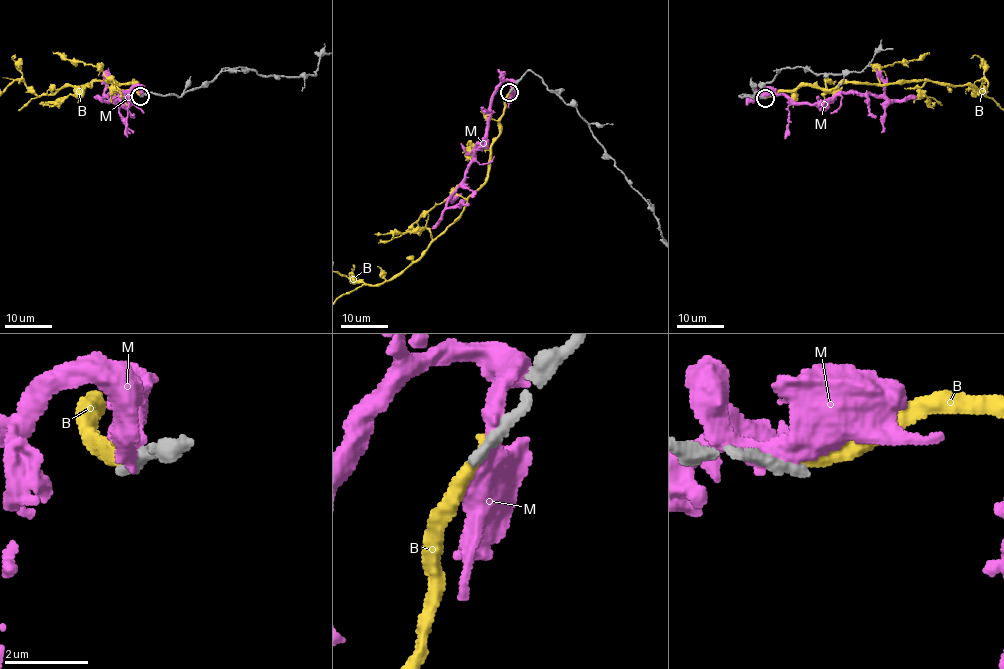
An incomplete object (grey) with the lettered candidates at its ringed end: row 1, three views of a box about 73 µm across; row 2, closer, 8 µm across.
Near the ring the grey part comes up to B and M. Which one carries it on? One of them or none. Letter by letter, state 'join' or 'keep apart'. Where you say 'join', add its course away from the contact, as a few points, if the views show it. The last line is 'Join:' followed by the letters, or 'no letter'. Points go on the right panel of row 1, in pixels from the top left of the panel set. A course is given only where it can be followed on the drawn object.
B: keep apart
M: keep apart
Join: no letter

